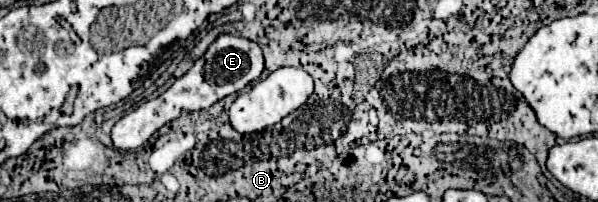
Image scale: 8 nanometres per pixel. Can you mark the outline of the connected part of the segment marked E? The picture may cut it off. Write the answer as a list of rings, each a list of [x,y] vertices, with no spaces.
[[[221,34],[213,40],[213,44],[207,48],[207,52],[193,62],[187,74],[177,78],[171,88],[167,88],[163,94],[159,94],[153,100],[147,100],[133,112],[125,114],[119,118],[111,130],[111,140],[113,146],[119,150],[135,150],[143,146],[153,132],[157,132],[161,126],[167,122],[175,120],[181,116],[181,112],[195,112],[195,110],[205,110],[213,106],[217,100],[235,94],[243,90],[247,84],[259,78],[263,72],[263,54],[261,48],[247,38],[233,36],[233,34]]]

